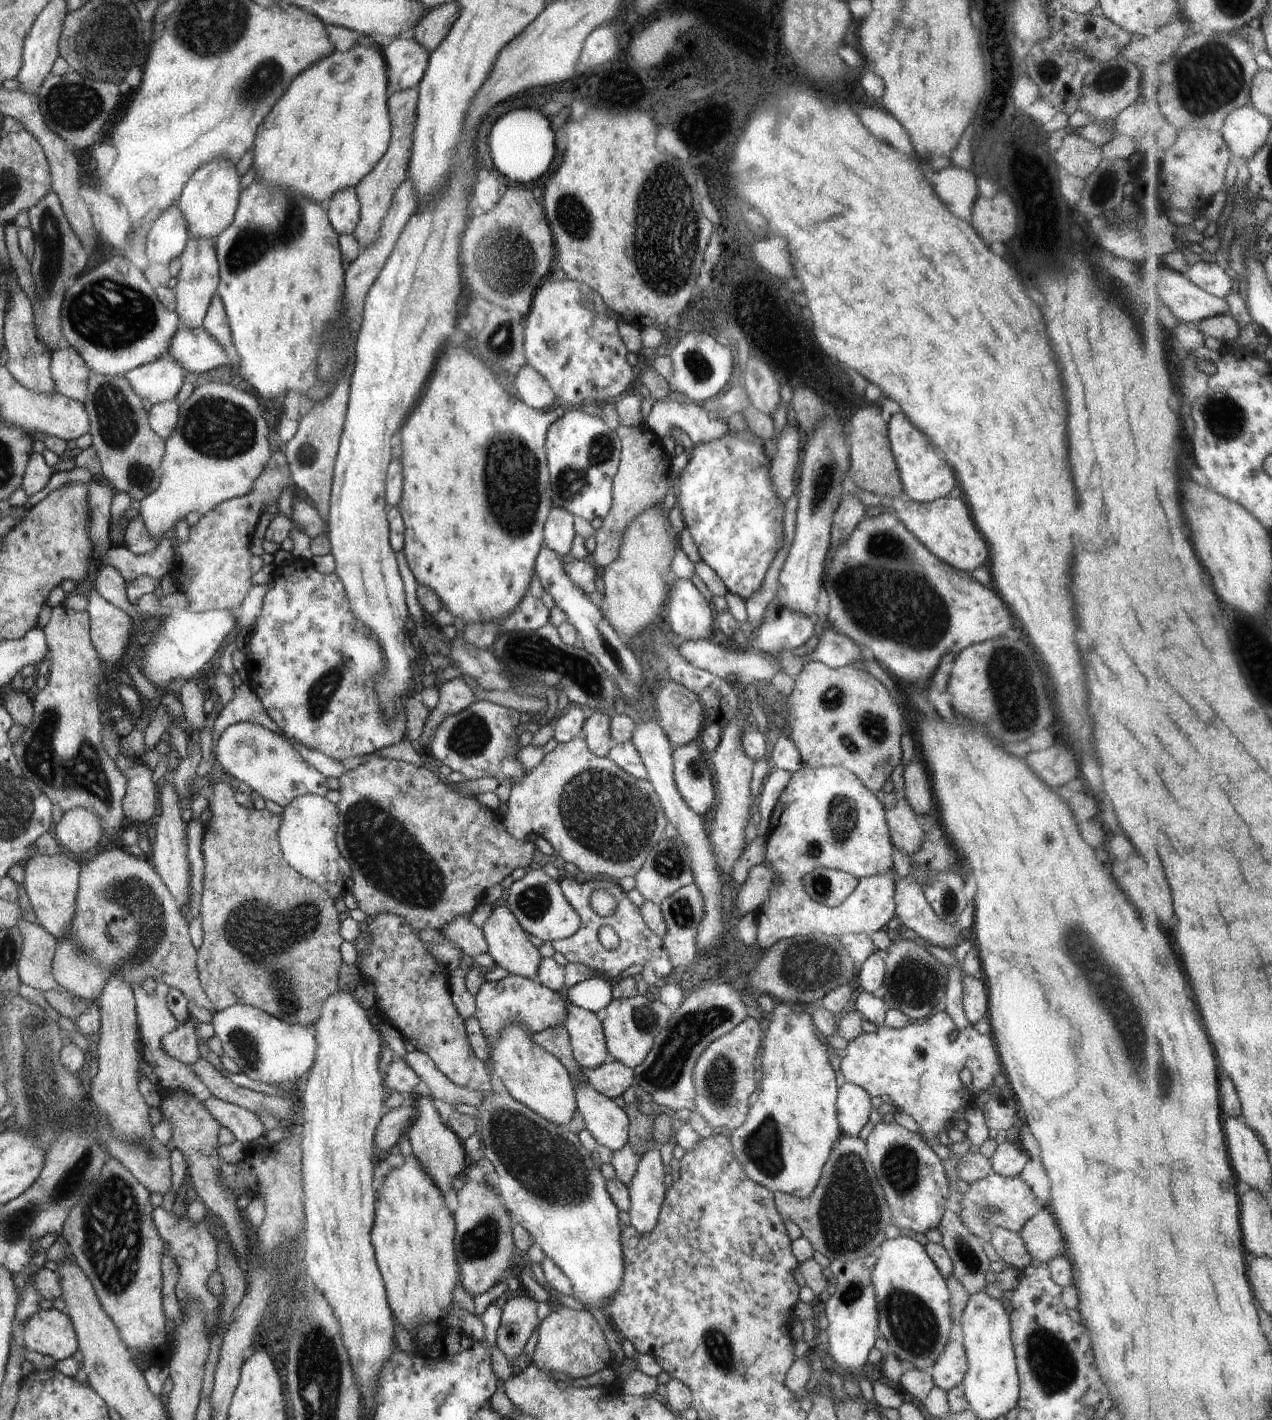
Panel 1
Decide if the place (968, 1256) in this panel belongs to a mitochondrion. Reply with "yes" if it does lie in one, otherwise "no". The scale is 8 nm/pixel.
yes

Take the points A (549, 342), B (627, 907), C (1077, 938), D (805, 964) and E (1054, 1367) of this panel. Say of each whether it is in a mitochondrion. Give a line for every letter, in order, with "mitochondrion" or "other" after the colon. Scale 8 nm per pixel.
A: mitochondrion
B: other
C: mitochondrion
D: mitochondrion
E: mitochondrion

